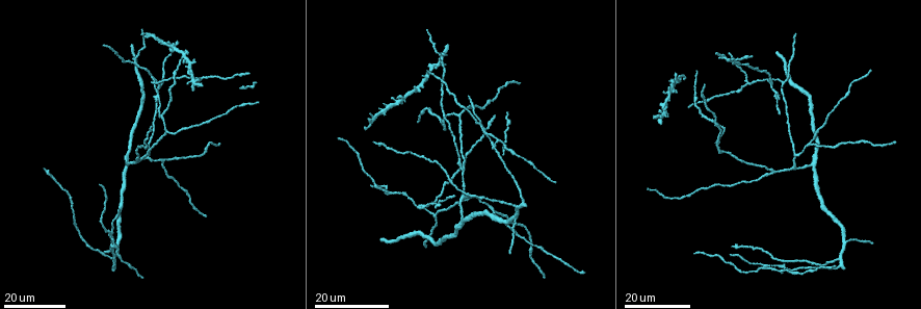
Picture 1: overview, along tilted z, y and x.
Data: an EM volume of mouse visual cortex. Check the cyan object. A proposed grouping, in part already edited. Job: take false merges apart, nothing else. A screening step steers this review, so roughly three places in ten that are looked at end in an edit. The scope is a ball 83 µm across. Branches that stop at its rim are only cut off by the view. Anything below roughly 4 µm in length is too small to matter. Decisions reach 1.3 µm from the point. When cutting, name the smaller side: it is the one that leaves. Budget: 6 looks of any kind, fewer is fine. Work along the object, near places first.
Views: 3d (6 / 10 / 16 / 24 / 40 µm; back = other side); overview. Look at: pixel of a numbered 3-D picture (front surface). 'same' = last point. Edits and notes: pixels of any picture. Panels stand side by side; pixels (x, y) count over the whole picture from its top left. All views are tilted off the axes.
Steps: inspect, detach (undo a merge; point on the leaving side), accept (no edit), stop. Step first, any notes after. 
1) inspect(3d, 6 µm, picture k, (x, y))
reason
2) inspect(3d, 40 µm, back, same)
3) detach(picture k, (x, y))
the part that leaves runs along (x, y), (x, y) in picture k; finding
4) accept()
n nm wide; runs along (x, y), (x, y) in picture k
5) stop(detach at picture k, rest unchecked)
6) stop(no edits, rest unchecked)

inspect(3d, 24 µm, picture 1, (176, 72))
calibre changes

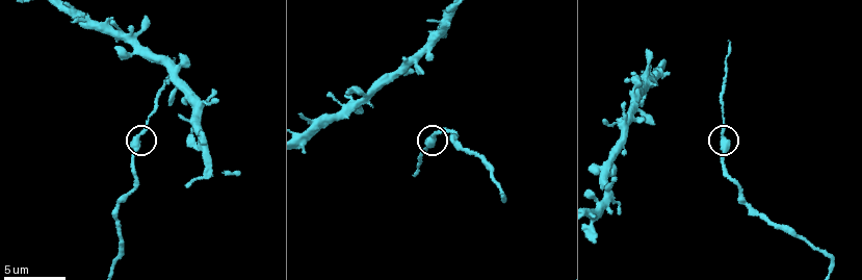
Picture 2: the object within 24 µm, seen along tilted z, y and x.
inspect(3d, 10 µm, picture 2, (143, 128))

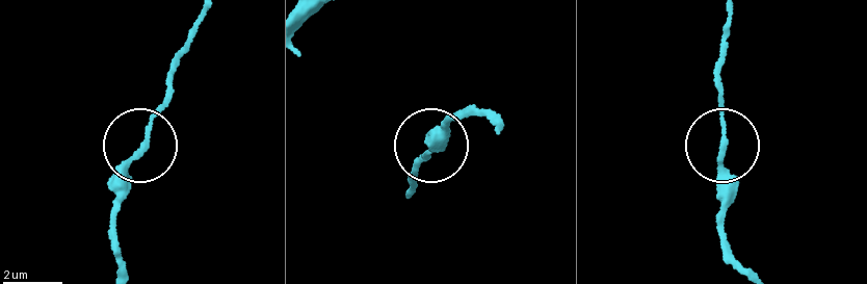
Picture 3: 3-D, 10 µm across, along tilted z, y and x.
accept()
runs along (747, 274), (729, 249), (723, 221), (718, 52) in picture 3; one neuron here

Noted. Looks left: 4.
inspect(3d, 24 µm, picture 1, (137, 64))
branch point

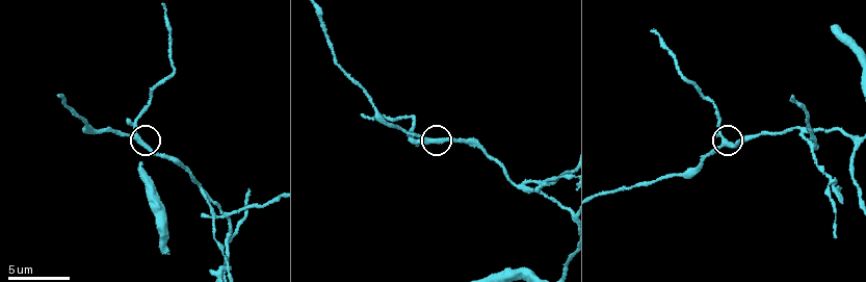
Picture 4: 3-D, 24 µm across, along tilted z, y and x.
inspect(3d, 10 µm, picture 4, (426, 142))

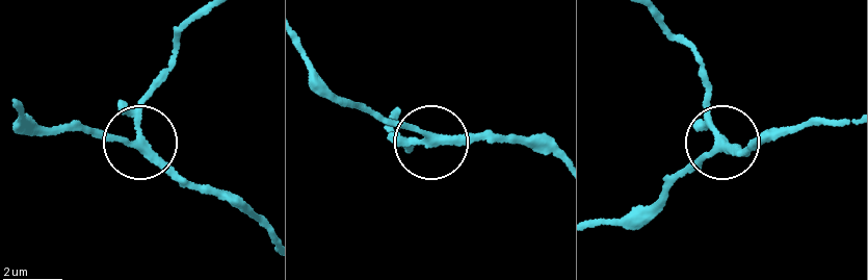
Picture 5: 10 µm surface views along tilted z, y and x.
accept()
runs along (838, 124), (776, 129), (733, 155), (711, 119), (702, 75) in picture 5; one neuron here

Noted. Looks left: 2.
inspect(3d, 16 µm, picture 1, (774, 170))
three-way junction

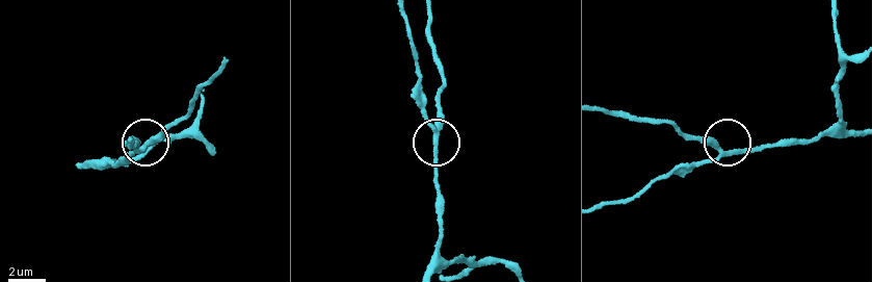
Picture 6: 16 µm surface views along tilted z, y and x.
inspect(3d, 6 µm, picture 6, (718, 148))
closer look

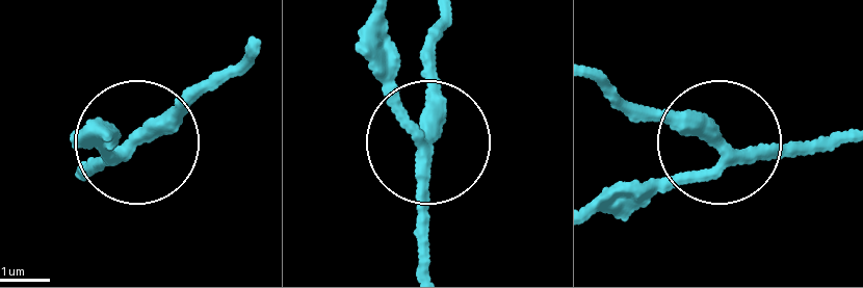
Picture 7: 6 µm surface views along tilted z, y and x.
accept()
3 arms; all the same neuron

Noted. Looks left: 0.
stop(no edits, rest unchecked)

